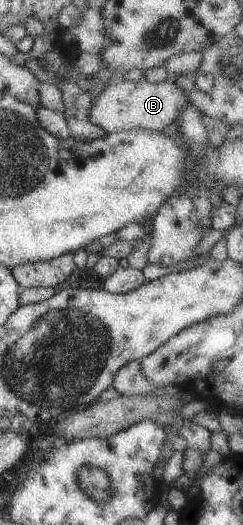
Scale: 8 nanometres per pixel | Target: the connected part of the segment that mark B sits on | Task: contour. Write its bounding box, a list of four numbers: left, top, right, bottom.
[89,79,188,133]

